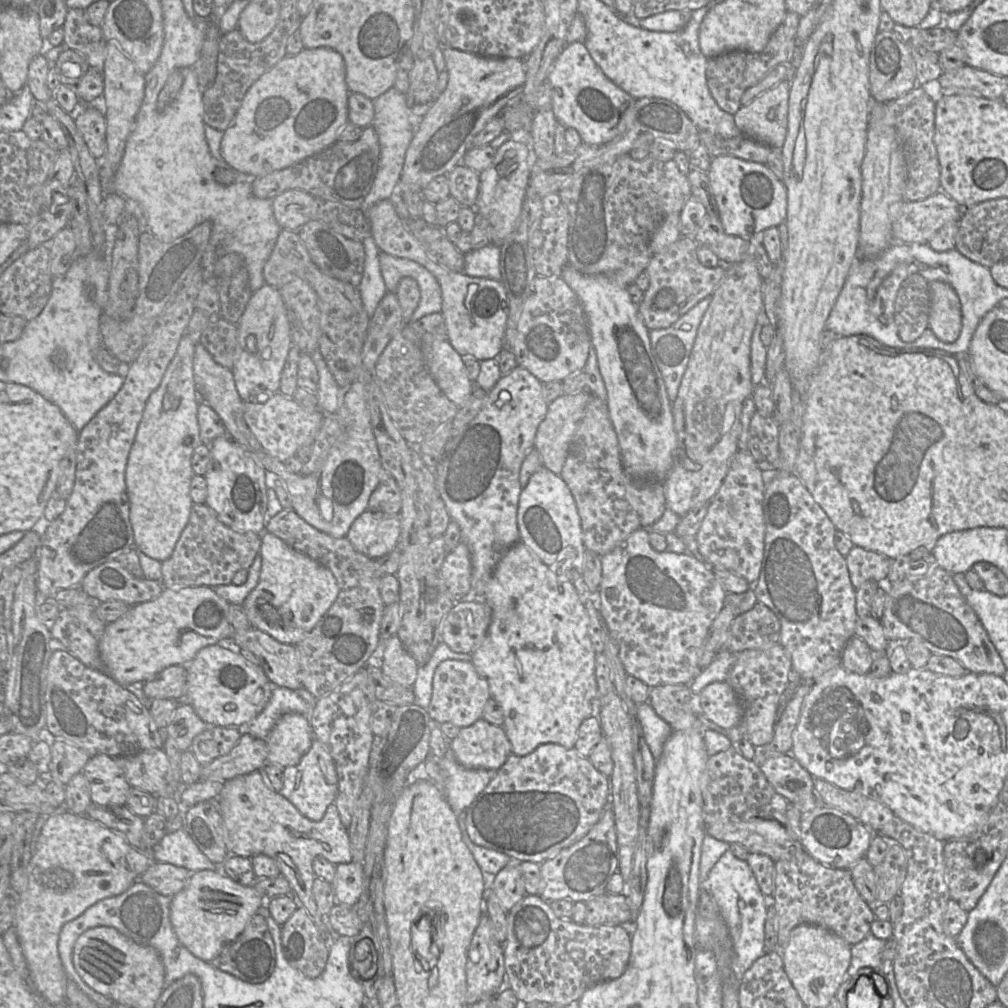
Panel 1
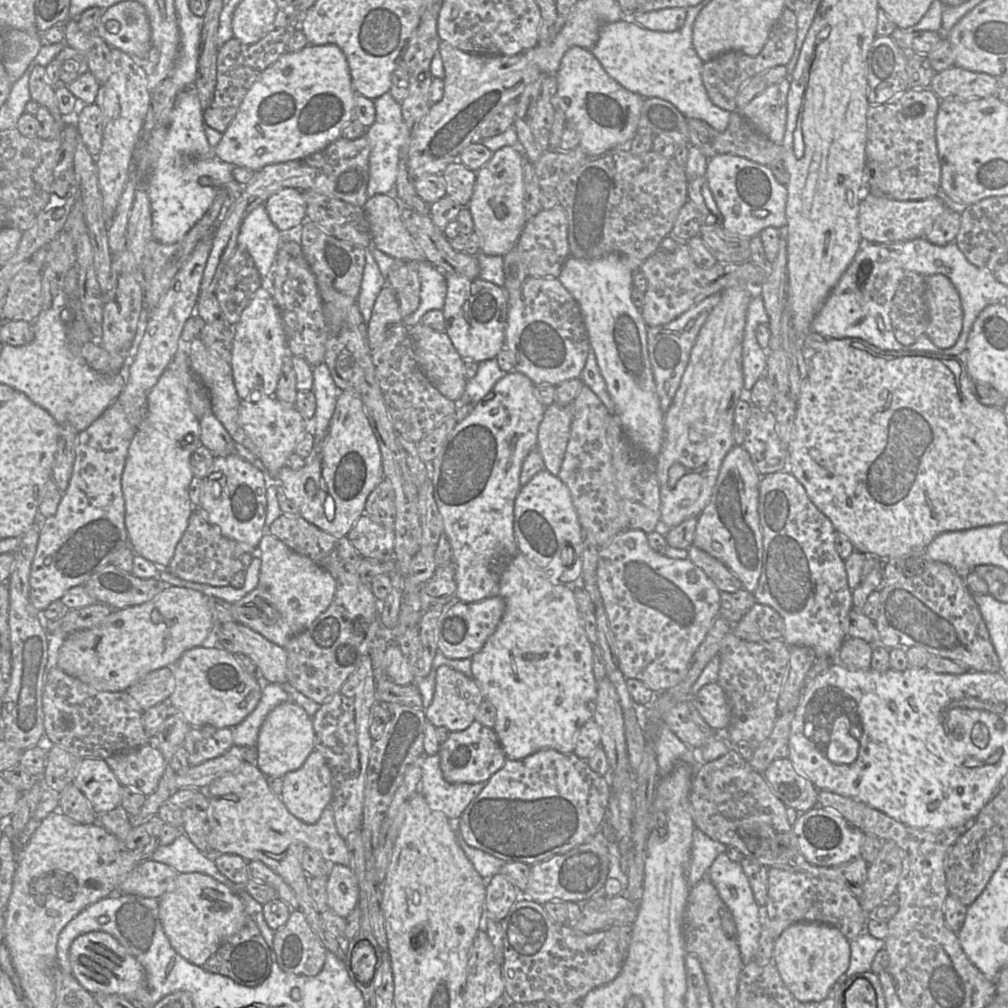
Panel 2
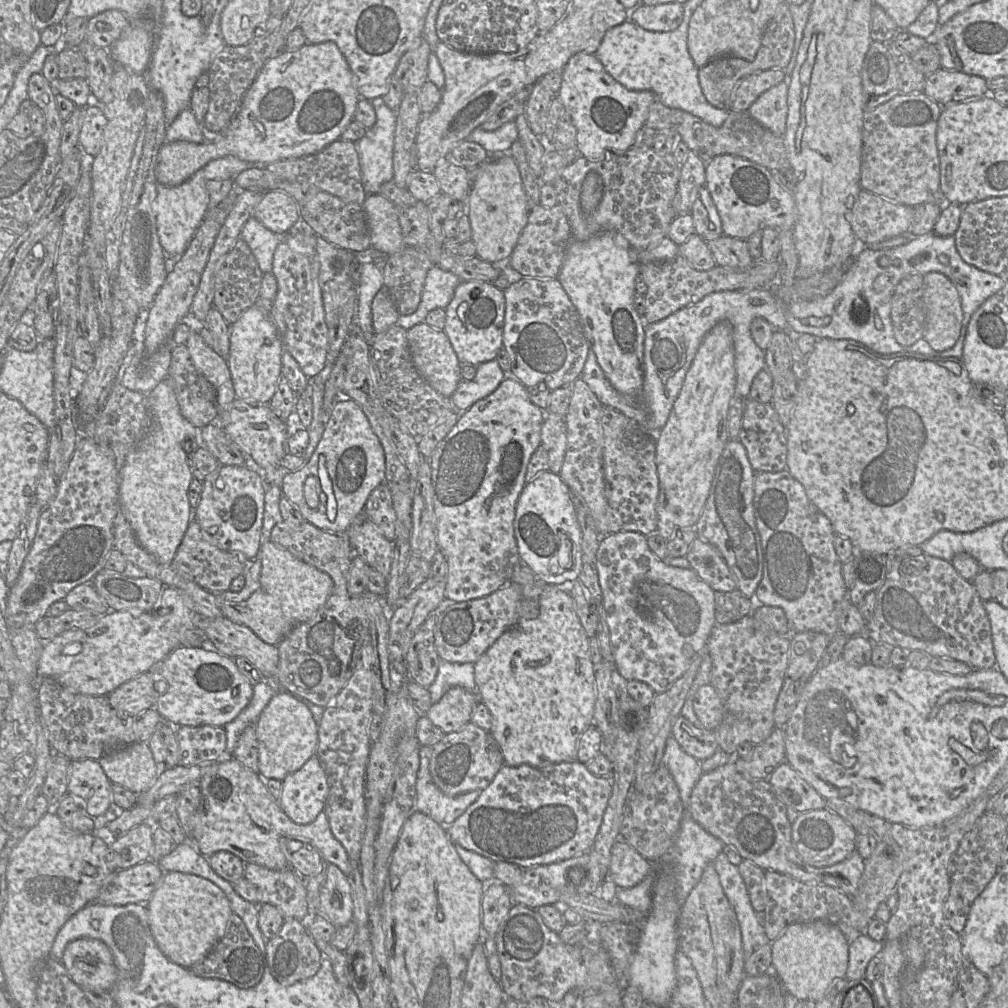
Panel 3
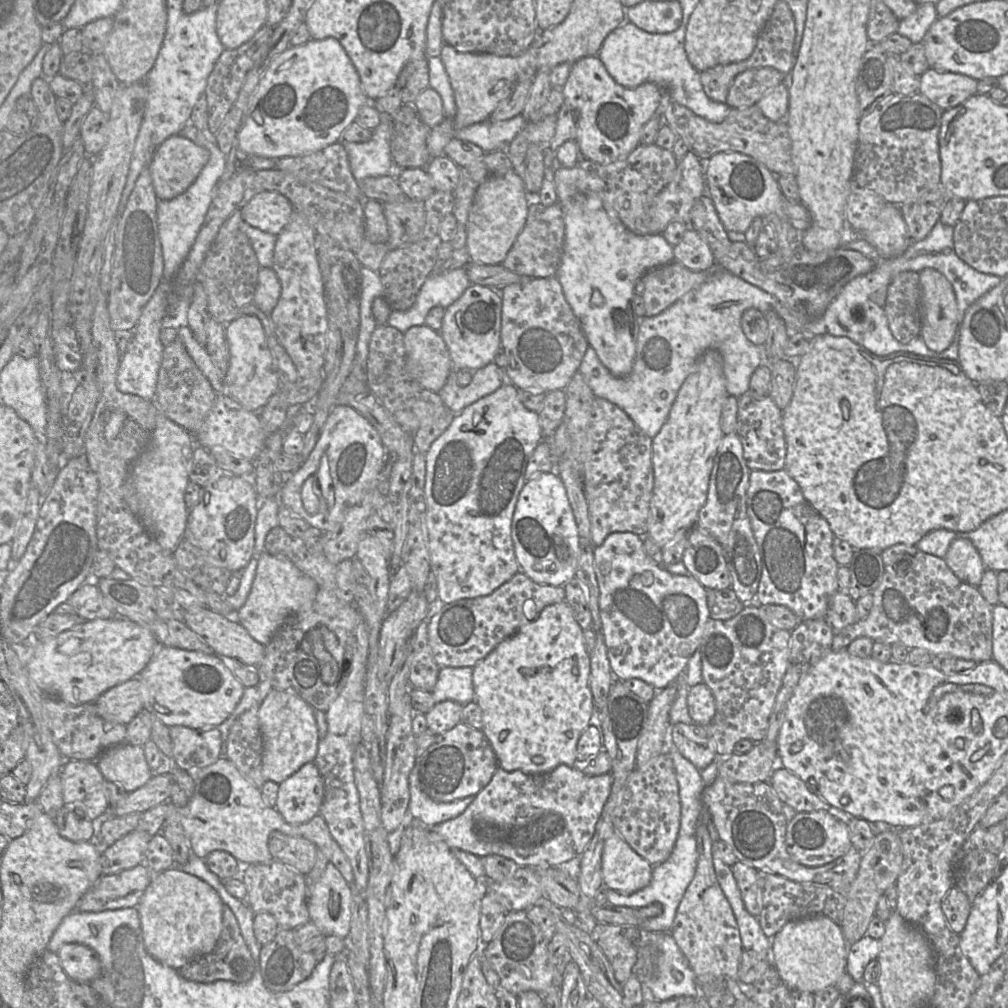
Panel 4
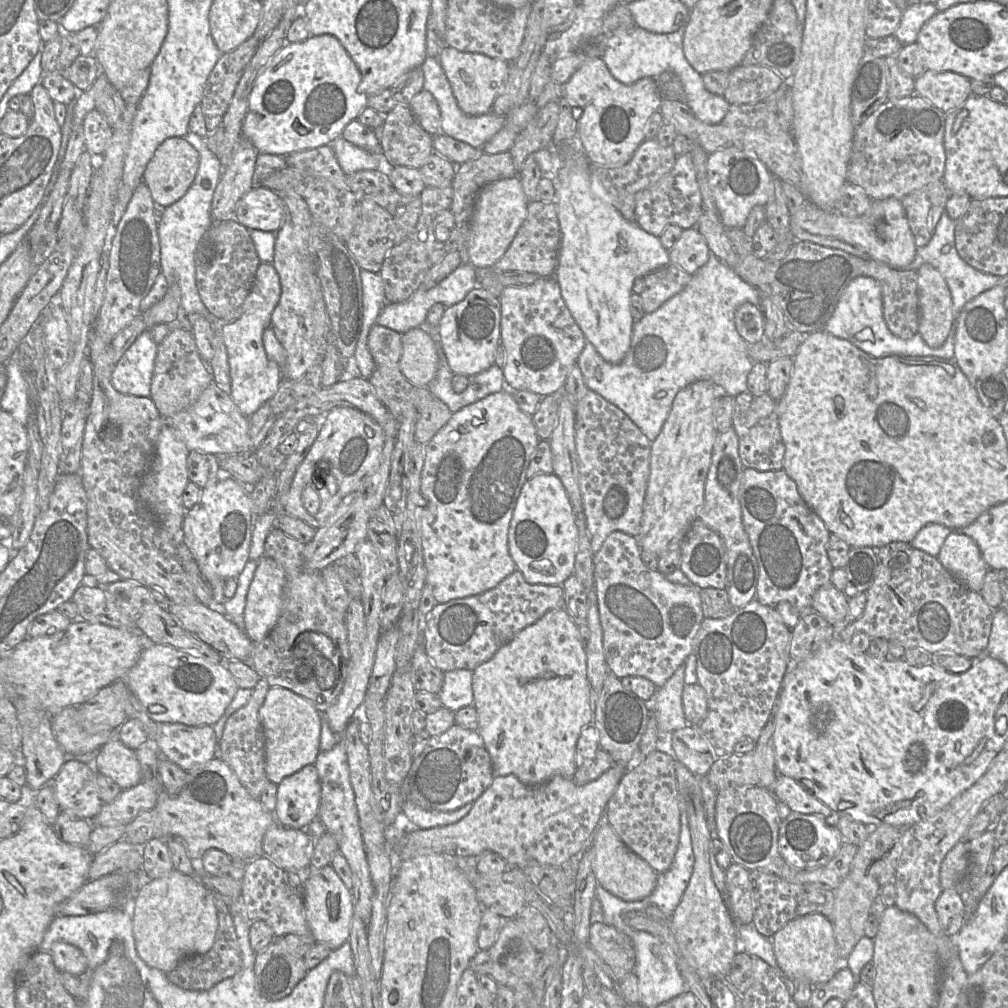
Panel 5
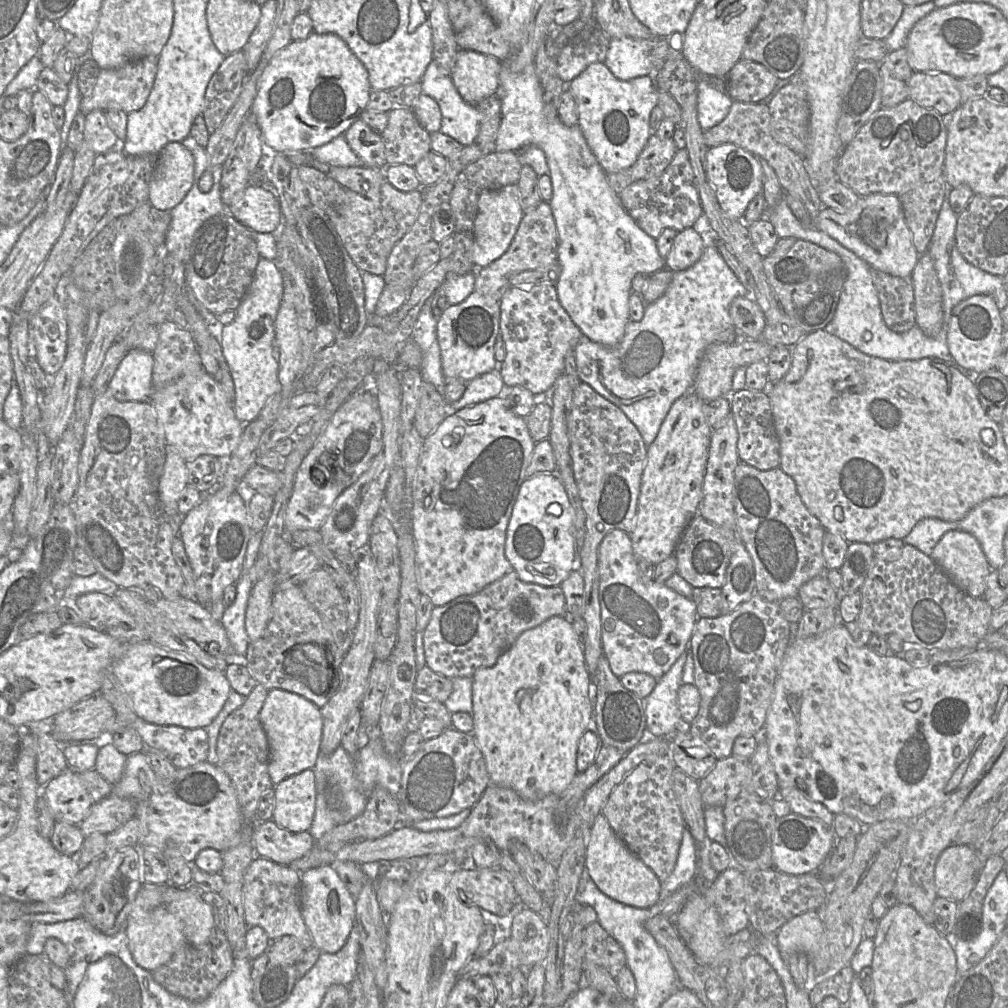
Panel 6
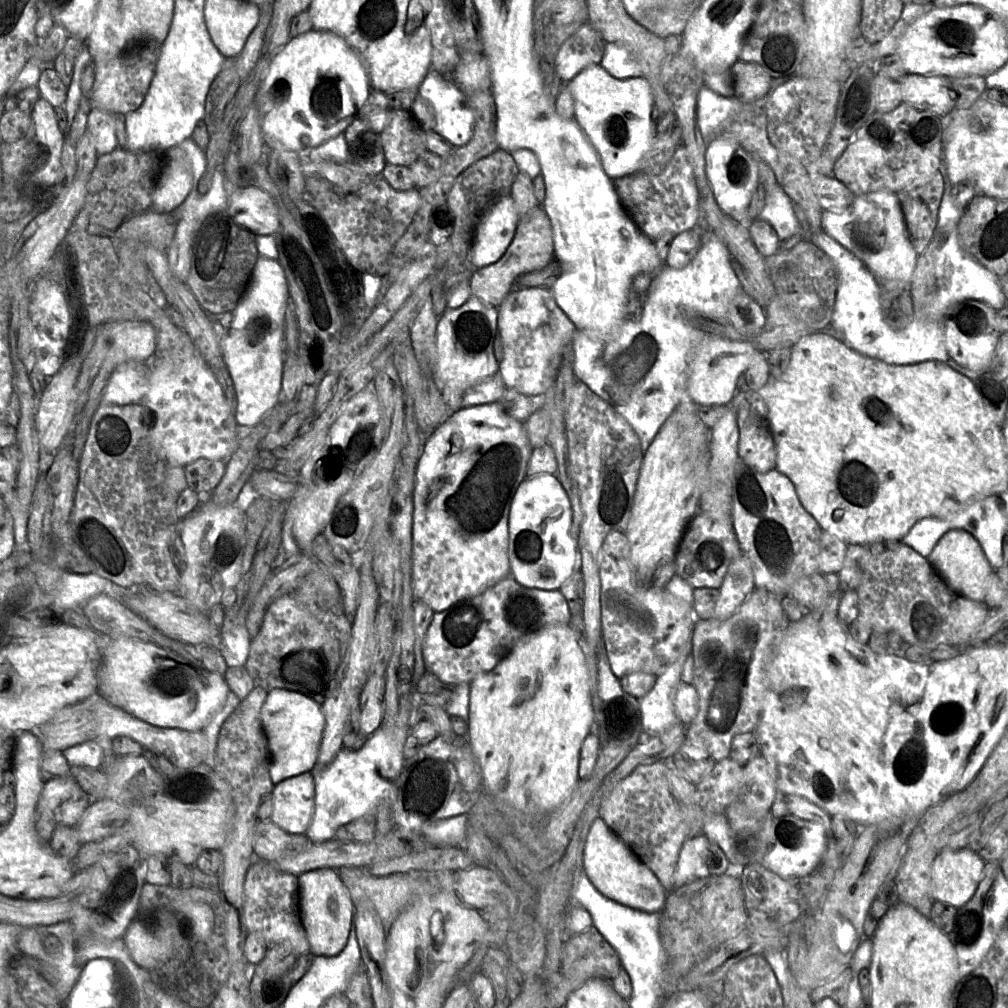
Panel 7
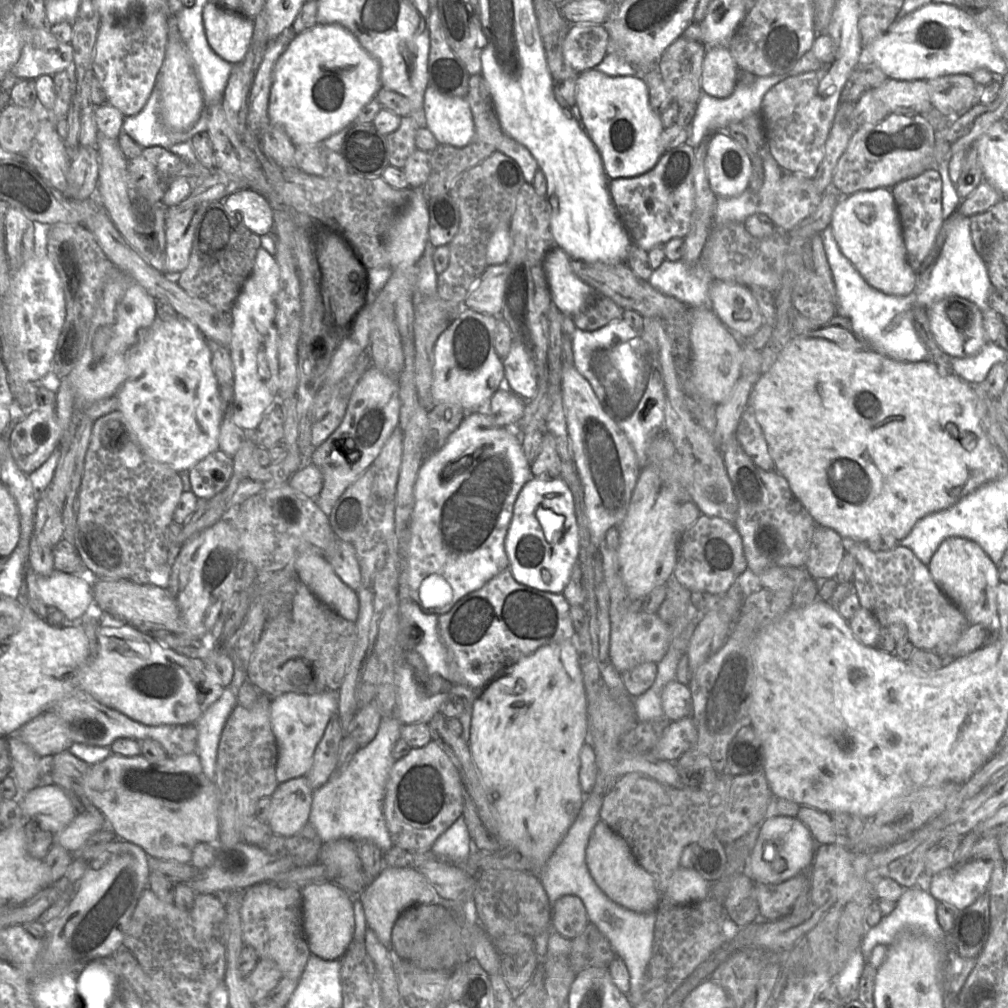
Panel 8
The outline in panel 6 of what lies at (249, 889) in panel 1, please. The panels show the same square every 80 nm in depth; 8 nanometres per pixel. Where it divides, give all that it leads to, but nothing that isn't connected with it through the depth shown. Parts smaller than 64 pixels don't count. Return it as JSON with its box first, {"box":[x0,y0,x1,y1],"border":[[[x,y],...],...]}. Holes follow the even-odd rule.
{"box":[125,883,213,971],"border":[[[144,883],[137,893],[125,930],[134,961],[153,971],[166,964],[182,946],[206,943],[213,926],[211,906],[195,891],[169,883]]]}

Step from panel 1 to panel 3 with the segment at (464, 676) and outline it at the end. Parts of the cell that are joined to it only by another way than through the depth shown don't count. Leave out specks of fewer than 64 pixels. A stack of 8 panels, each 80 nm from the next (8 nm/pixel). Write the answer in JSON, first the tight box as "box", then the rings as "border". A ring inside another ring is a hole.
{"box":[425,686,478,734],"border":[[[454,686],[438,702],[433,703],[425,715],[433,726],[439,727],[448,734],[461,730],[471,721],[478,702],[476,691]]]}

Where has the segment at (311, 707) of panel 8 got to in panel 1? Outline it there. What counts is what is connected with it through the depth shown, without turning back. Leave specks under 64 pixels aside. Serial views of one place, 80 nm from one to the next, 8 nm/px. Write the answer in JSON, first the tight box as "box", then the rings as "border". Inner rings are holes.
{"box":[266,713,314,766],"border":[[[299,713],[283,715],[266,739],[267,763],[294,766],[308,752],[314,739],[308,717]]]}

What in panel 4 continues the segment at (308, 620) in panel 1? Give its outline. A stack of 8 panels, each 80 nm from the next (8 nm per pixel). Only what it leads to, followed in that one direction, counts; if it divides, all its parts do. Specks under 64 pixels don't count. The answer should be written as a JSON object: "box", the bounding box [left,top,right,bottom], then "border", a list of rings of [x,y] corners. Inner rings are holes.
{"box":[204,551,318,645],"border":[[[266,551],[259,554],[255,578],[246,602],[238,610],[231,607],[225,595],[204,590],[205,605],[228,620],[239,622],[253,639],[267,645],[277,630],[292,614],[308,610],[318,591],[317,583],[301,572],[290,560]]]}

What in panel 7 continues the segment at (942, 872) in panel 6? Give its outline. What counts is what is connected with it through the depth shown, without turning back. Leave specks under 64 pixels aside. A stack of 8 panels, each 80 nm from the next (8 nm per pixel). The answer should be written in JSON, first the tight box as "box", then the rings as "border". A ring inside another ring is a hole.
{"box":[931,847,986,908],"border":[[[969,847],[943,849],[932,865],[931,895],[933,900],[947,902],[956,908],[974,895],[986,862]]]}

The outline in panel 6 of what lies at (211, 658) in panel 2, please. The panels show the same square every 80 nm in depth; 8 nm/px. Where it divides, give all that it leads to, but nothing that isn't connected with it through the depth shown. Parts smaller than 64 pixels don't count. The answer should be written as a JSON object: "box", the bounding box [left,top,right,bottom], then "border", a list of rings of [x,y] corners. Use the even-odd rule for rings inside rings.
{"box":[111,642,231,728],"border":[[[153,642],[123,643],[124,653],[111,665],[113,674],[131,697],[139,718],[158,725],[184,728],[206,728],[224,707],[231,686],[225,674],[209,669],[194,658],[172,651]]]}

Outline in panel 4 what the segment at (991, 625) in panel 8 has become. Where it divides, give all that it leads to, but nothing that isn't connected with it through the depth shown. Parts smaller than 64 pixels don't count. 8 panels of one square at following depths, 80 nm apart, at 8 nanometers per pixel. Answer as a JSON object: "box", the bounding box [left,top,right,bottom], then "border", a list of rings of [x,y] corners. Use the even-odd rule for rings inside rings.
{"box":[944,538,986,588],"border":[[[965,538],[953,540],[944,560],[961,581],[978,588],[986,567],[970,540]]]}

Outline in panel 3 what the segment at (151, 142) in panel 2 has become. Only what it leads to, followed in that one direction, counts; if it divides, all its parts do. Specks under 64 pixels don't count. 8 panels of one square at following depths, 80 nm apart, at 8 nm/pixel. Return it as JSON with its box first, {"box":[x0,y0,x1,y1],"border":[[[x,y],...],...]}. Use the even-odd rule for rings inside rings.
{"box":[153,107,266,259],"border":[[[188,107],[183,110],[175,120],[166,127],[166,142],[187,141],[196,144],[218,142],[222,138],[221,133],[209,130],[205,124],[200,125]],[[224,156],[210,161],[196,171],[189,179],[177,186],[158,185],[157,196],[153,202],[156,225],[160,243],[167,259],[177,259],[181,256],[208,211],[209,194],[206,182],[214,179],[235,179],[243,170],[264,168],[266,164],[248,162],[235,156]]]}

